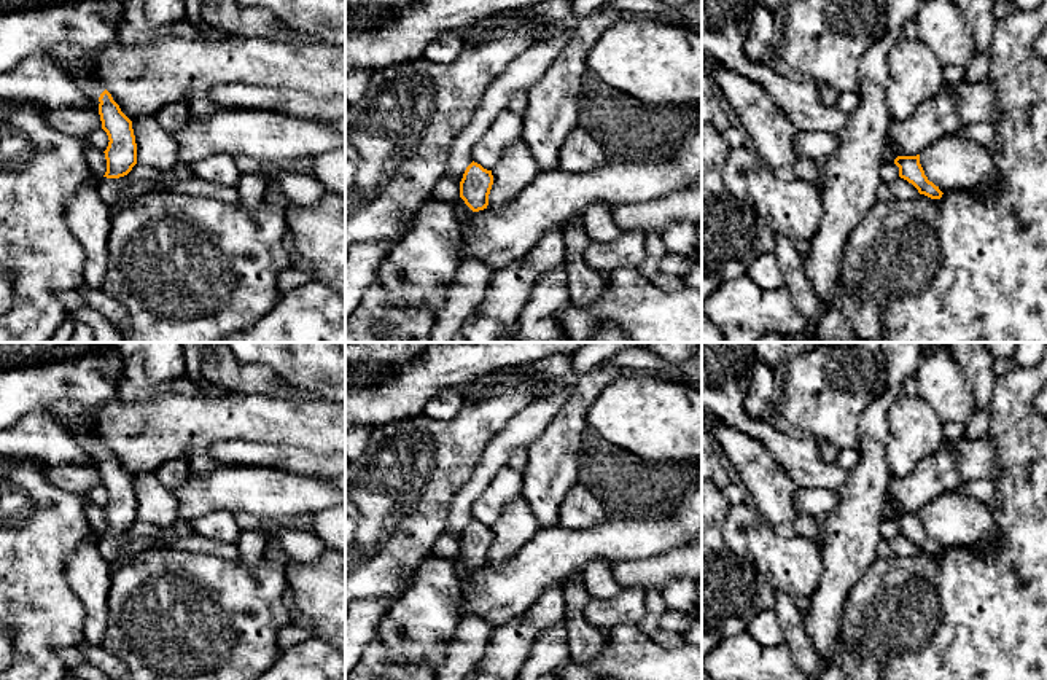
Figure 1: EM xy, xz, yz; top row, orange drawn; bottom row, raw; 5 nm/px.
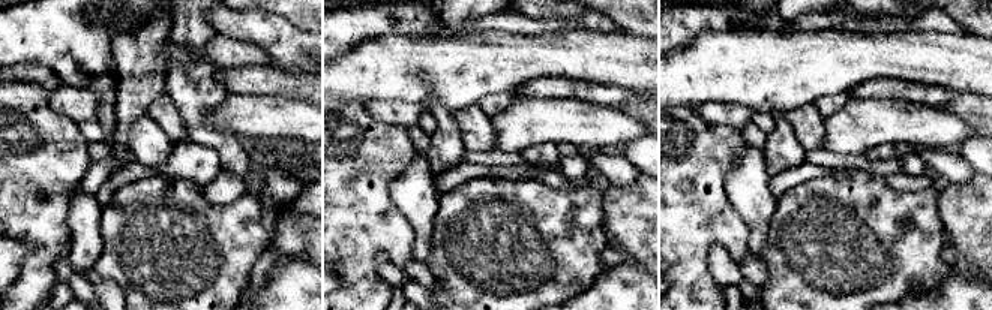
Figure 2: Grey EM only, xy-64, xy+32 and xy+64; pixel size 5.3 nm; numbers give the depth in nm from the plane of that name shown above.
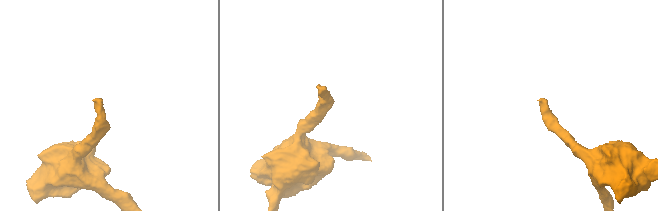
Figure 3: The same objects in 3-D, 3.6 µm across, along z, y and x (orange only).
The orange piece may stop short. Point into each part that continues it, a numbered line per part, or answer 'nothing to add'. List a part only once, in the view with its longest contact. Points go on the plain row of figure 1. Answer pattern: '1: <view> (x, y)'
1: xy (93, 381)

